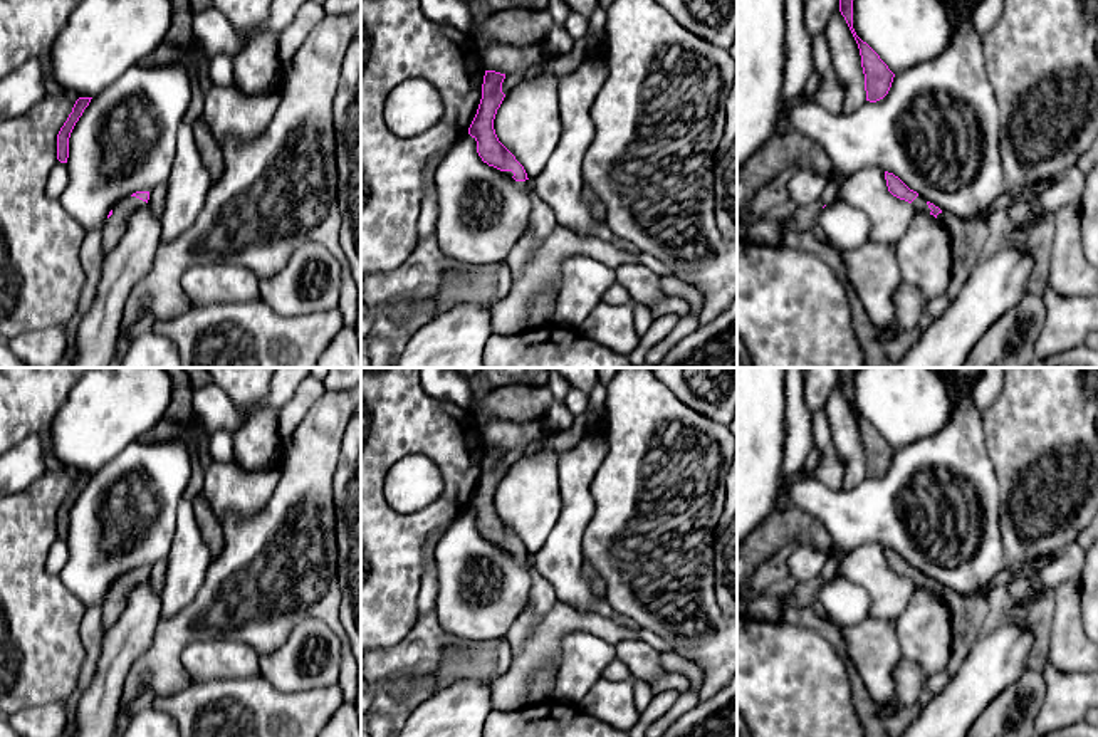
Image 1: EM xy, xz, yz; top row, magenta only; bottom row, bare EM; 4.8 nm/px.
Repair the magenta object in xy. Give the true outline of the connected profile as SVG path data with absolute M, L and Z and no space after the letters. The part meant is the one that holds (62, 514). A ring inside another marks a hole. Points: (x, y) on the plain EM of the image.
M79 473L76 477L72 489L69 490L67 497L64 499L64 502L60 504L57 510L57 536L60 539L67 539L71 509L76 499L79 497L79 494L82 492L84 485L89 482L91 475L92 473Z

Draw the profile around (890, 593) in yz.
M866 542L841 557L838 571L870 594L870 616L883 621L897 621L915 594L912 579L888 567L885 547Z

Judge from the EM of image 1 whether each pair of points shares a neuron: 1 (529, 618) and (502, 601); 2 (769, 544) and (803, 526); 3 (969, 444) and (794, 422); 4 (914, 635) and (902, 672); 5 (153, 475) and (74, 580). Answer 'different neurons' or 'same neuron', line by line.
1: different neurons
2: same neuron
3: different neurons
4: different neurons
5: same neuron

